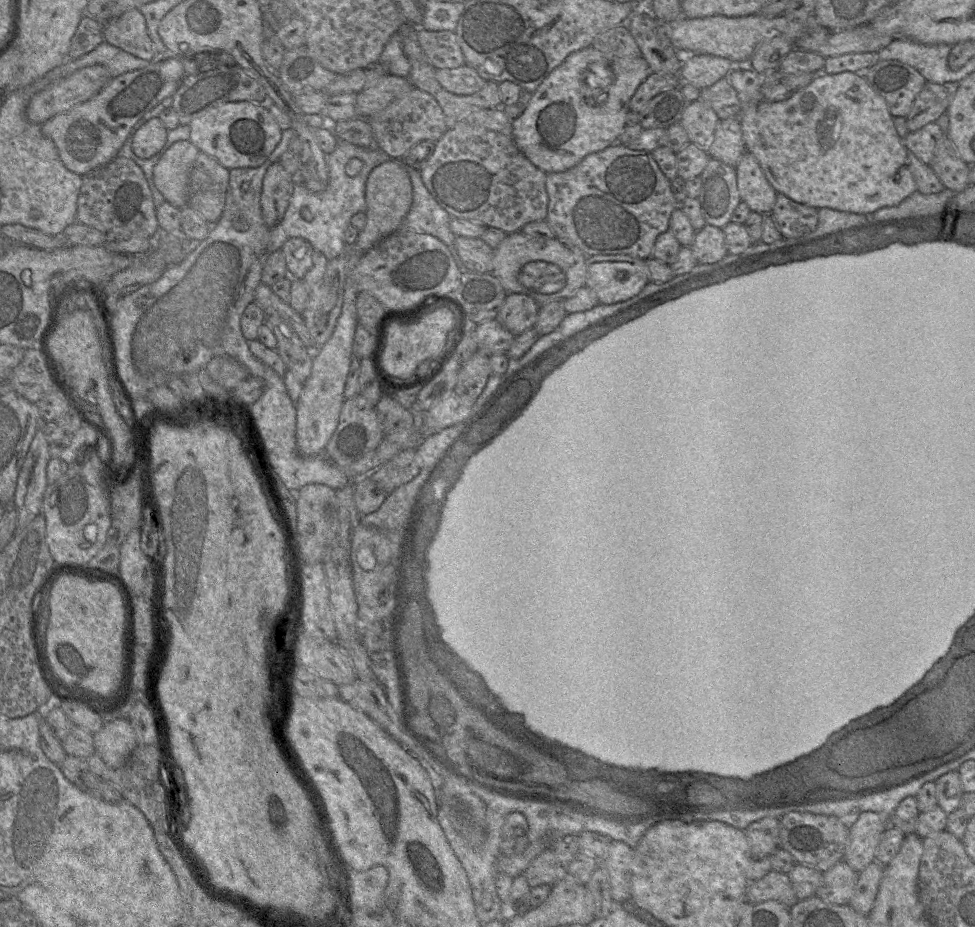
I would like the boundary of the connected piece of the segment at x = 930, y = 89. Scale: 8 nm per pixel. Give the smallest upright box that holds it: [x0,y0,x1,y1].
[906,82,959,132]

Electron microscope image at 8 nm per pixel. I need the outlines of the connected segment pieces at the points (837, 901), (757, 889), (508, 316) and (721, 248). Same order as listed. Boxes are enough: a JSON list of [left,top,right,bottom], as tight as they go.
[[815,861,857,905],[746,871,799,909],[496,294,540,336],[690,225,728,264]]

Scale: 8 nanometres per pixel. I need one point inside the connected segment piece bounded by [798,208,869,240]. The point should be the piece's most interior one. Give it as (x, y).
(829, 220)

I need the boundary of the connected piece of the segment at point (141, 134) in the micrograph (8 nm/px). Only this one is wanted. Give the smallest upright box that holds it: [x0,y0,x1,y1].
[132,117,168,159]

